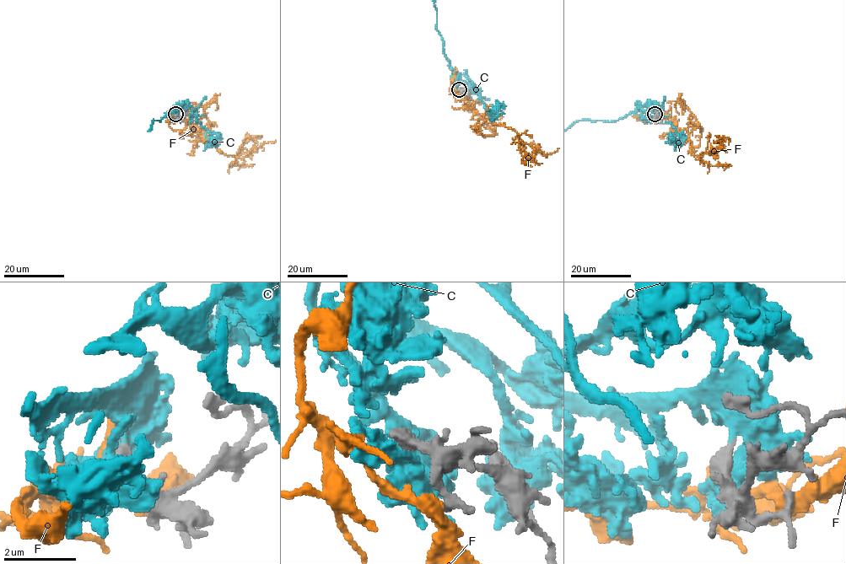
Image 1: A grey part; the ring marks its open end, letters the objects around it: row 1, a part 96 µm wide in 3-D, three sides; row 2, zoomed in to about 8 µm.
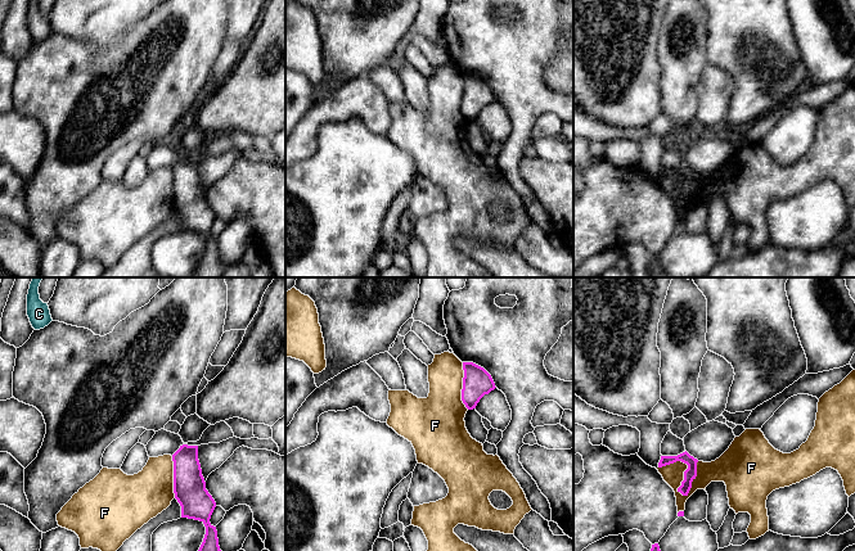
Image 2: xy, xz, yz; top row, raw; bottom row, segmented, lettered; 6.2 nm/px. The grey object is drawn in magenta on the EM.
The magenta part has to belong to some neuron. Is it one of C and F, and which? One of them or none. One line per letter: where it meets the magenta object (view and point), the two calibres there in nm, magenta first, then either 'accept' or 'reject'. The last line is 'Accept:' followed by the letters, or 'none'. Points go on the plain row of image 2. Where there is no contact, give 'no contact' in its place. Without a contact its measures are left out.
C: no contact; accept
F: contact yz (687, 181); calibres 80 and 170 nm; reject
Accept: C

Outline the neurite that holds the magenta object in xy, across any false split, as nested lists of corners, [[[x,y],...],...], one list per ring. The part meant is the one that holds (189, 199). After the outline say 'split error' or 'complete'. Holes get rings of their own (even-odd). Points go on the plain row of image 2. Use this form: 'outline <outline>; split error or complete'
outline [[[180,158],[172,167],[172,173],[174,206],[181,218],[181,230],[199,232],[206,239],[206,247],[193,277],[220,277],[228,266],[220,262],[216,239],[210,235],[216,214],[206,202],[198,172],[198,158]]]; complete

